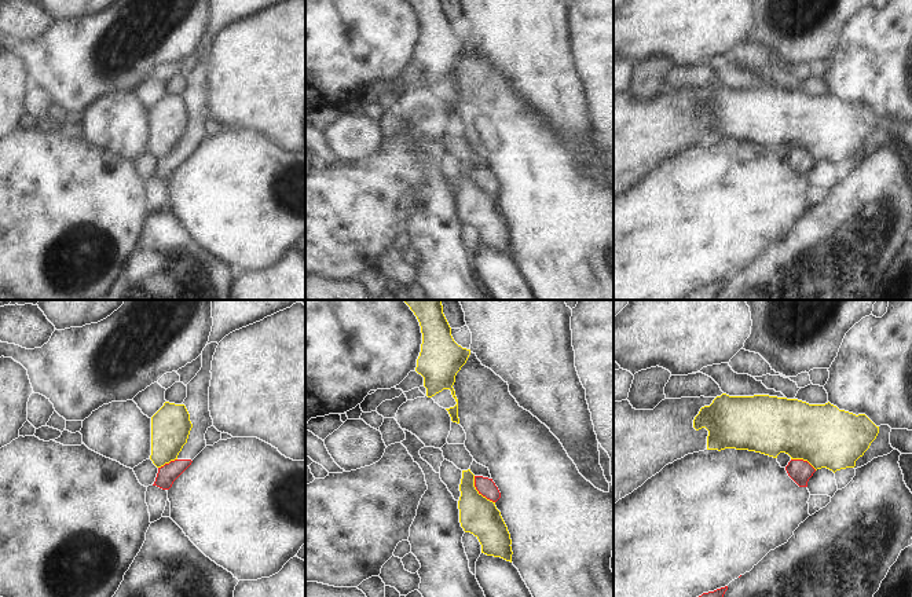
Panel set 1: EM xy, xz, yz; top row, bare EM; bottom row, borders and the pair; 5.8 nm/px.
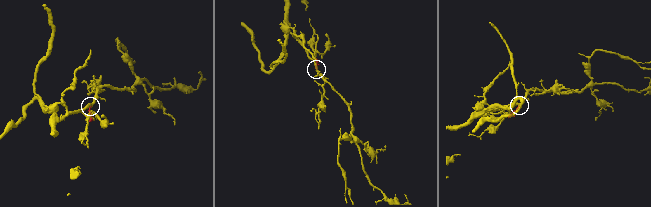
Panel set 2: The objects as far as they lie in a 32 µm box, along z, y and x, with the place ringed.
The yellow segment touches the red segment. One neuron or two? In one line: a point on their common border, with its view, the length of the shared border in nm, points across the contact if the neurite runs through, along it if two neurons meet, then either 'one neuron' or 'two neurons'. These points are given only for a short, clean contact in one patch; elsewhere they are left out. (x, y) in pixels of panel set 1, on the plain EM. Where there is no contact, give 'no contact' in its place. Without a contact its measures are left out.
contact xz (478, 183); length 200 nm; border xz (473, 168), (476, 180), (494, 194); two neurons

